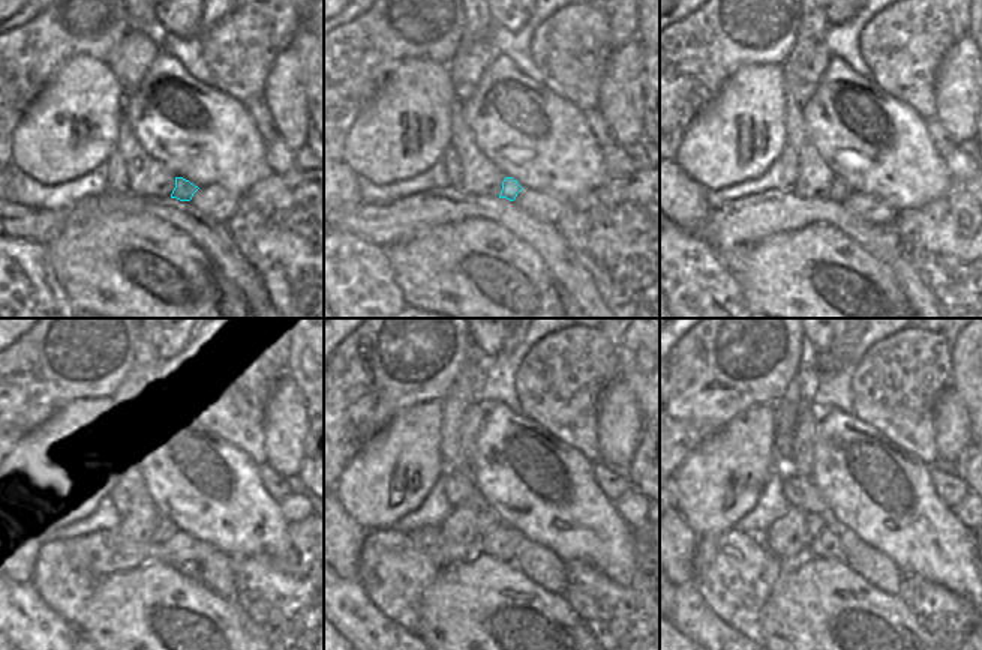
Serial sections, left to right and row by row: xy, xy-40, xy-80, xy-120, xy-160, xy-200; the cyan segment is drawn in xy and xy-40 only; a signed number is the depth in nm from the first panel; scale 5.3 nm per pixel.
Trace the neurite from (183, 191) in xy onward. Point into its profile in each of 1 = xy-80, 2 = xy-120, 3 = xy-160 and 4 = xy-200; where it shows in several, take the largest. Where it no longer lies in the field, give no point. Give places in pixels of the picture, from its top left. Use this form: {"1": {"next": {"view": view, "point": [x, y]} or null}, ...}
{"1": {"next": {"view": "xy-80", "point": [840, 191]}}, "2": {"next": {"view": "xy-120", "point": [164, 529]}}, "3": {"next": {"view": "xy-160", "point": [488, 520]}}, "4": {"next": {"view": "xy-200", "point": [814, 524]}}}

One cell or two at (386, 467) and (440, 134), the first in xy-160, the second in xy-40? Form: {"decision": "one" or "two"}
{"decision": "one"}

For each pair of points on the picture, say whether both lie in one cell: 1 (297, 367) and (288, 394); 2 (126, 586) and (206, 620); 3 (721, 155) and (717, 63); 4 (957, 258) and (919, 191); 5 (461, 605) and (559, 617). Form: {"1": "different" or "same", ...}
{"1": "different", "2": "same", "3": "different", "4": "different", "5": "same"}

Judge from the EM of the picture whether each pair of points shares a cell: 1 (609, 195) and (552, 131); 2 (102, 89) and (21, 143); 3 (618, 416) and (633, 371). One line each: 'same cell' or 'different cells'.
1: different cells
2: same cell
3: different cells

